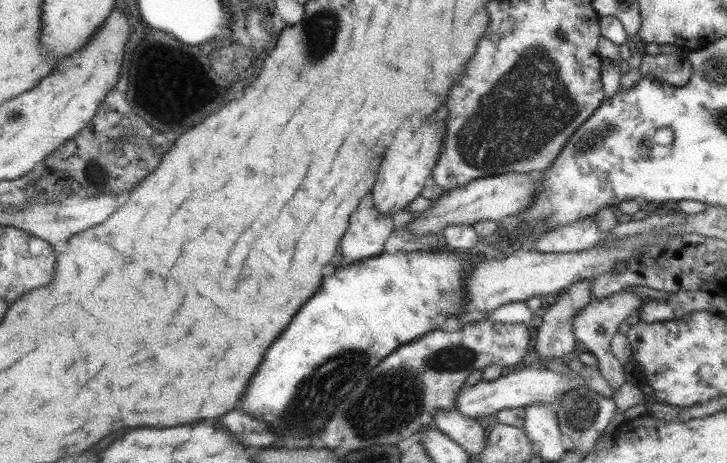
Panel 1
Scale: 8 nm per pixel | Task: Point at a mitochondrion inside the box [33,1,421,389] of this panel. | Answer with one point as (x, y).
(319, 36)

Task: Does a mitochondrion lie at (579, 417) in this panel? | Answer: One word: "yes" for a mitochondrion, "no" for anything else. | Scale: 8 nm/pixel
yes

